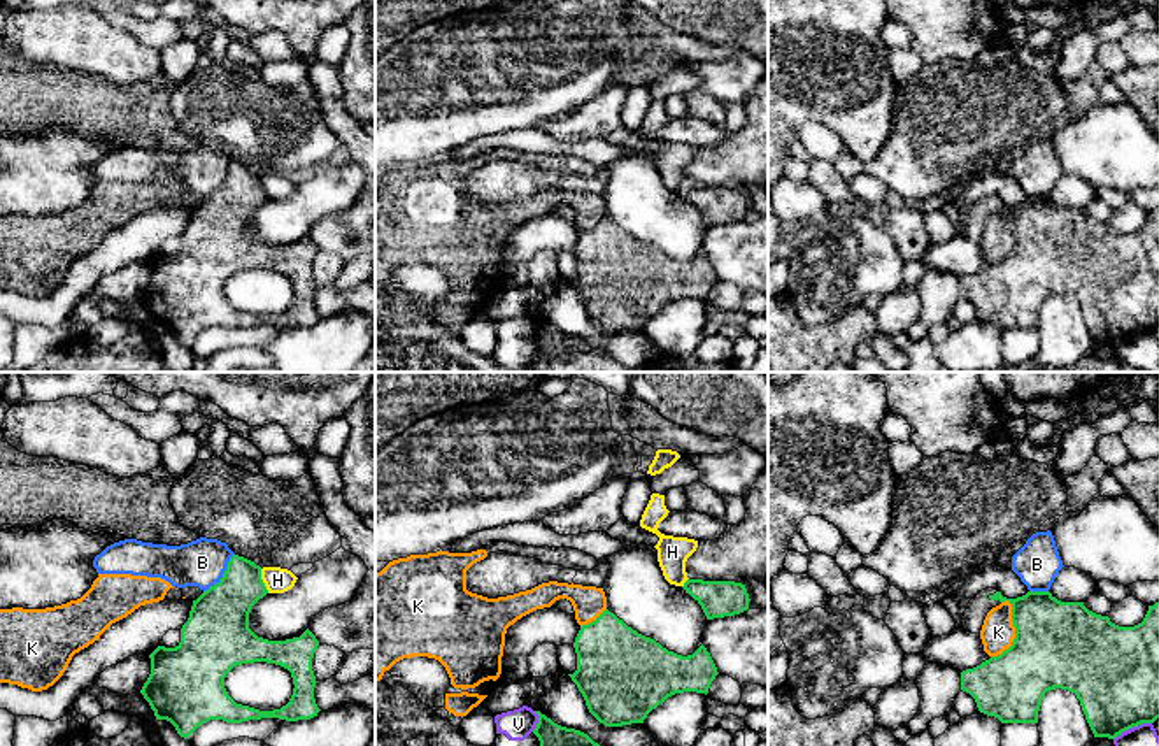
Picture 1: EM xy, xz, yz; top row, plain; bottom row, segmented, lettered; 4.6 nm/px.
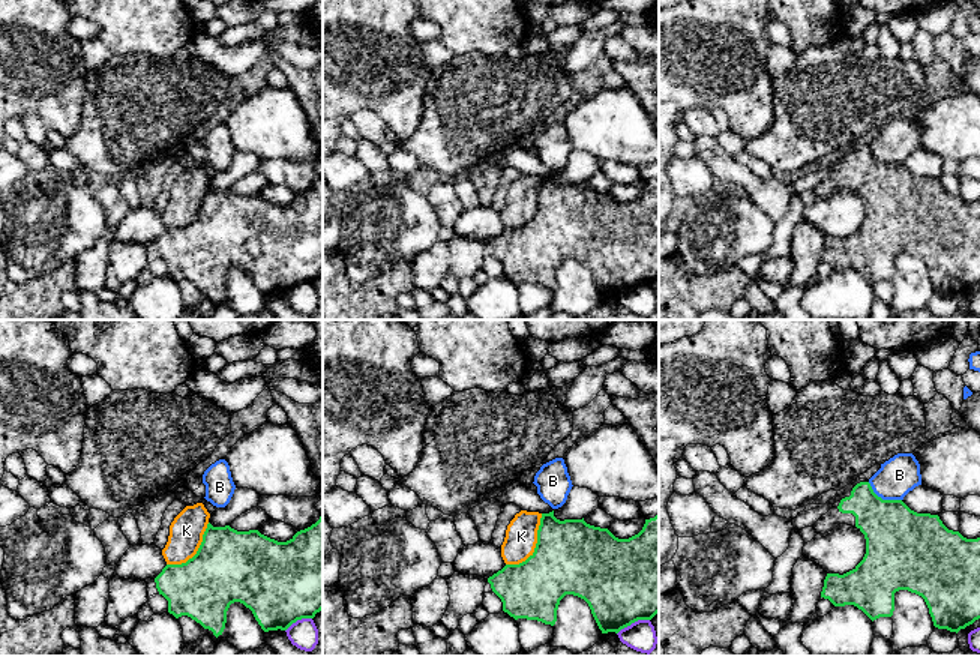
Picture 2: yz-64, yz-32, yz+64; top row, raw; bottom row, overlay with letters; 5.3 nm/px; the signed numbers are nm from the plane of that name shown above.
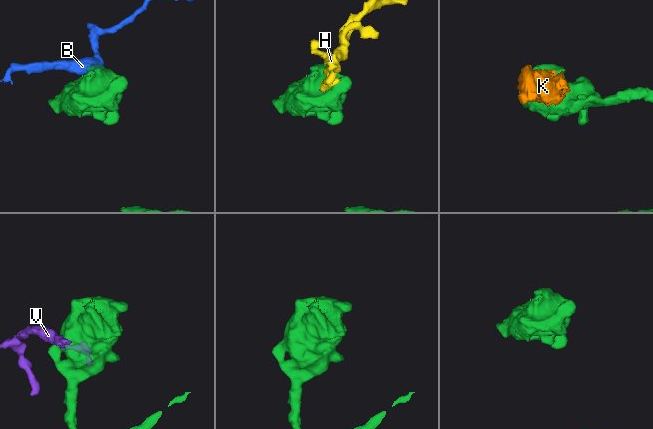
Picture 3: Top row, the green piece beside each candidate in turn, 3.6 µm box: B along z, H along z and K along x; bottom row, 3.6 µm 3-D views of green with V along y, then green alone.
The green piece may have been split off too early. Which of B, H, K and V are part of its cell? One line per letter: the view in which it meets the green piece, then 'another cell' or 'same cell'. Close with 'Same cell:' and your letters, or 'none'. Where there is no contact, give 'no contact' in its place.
B: contact in xy; another cell
H: contact in xy; another cell
K: contact in yz; another cell
V: contact in yz; another cell
Same cell: none

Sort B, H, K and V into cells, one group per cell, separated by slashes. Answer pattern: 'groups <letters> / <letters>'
groups B / H / K / V

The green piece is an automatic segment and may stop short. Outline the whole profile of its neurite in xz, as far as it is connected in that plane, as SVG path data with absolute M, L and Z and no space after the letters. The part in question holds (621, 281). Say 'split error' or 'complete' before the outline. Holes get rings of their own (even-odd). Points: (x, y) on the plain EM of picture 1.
complete | M605 216L594 228L580 233L573 255L577 260L577 277L568 283L582 300L589 319L605 334L643 330L652 316L675 300L696 298L707 302L712 288L719 281L710 260L703 251L693 262L677 262L663 255L654 246L645 244L628 233L608 216Z

